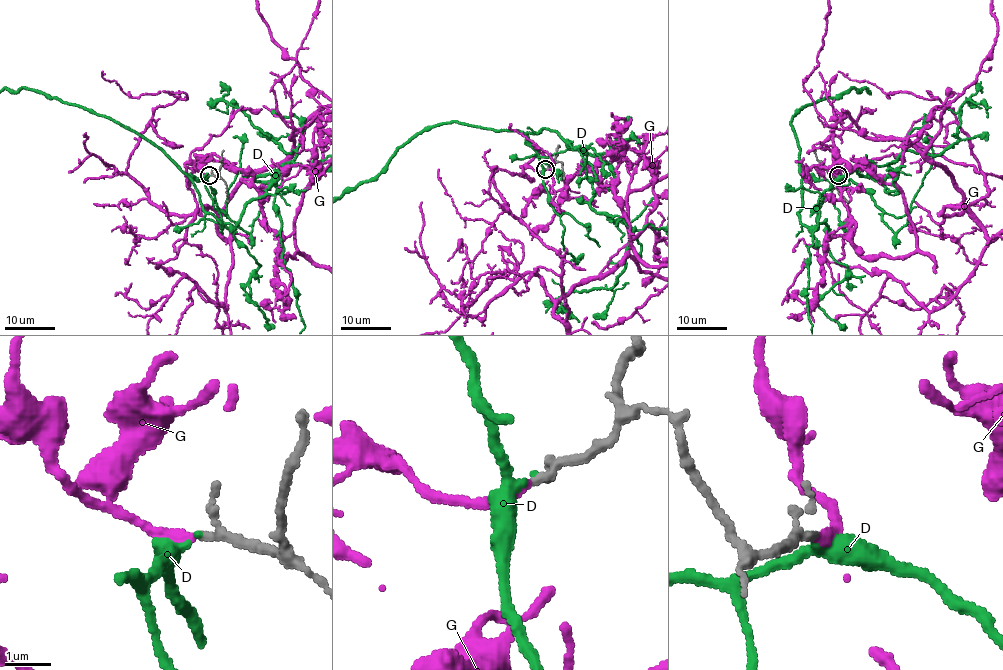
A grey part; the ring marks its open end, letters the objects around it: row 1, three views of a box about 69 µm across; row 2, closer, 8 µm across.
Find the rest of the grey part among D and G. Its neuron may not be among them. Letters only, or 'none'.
G

